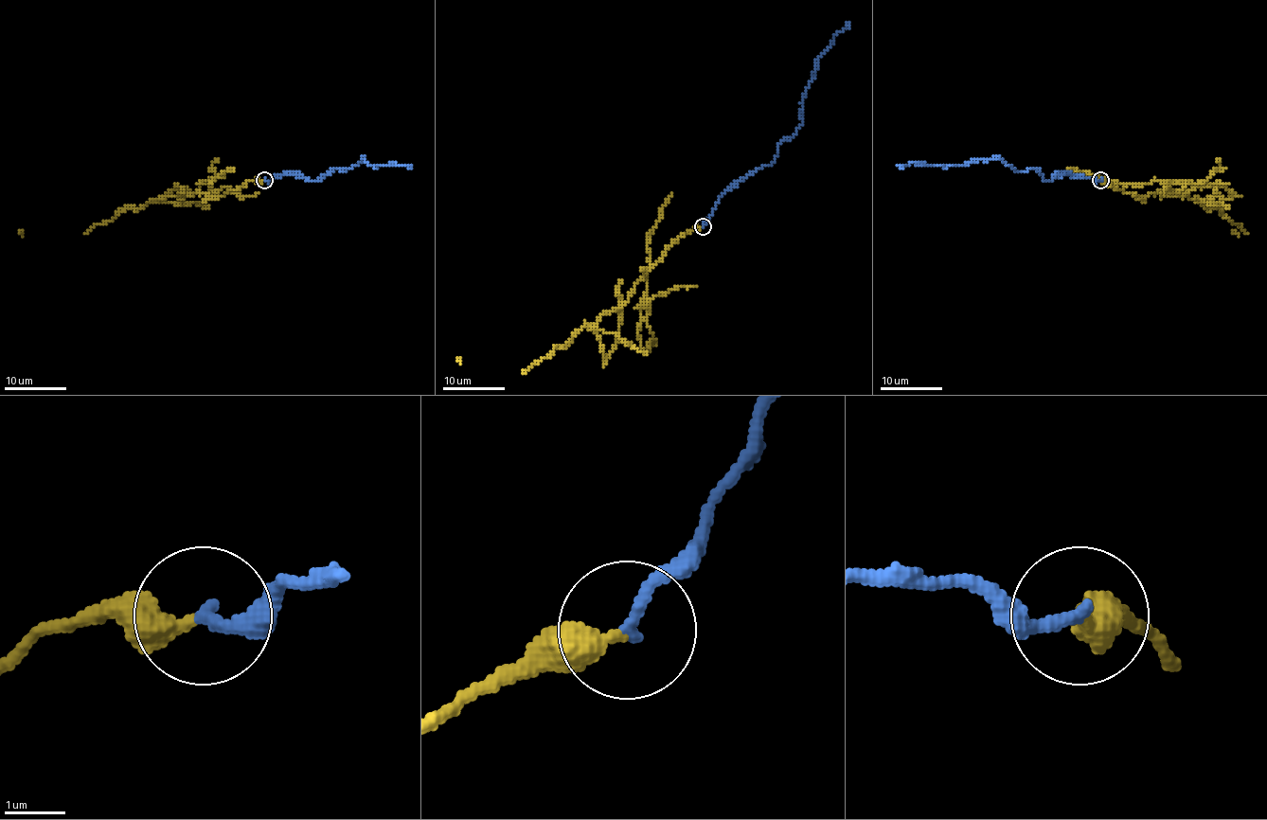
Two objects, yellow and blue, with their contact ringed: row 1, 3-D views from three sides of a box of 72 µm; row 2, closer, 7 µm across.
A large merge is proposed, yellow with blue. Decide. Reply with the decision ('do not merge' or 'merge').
do not merge

